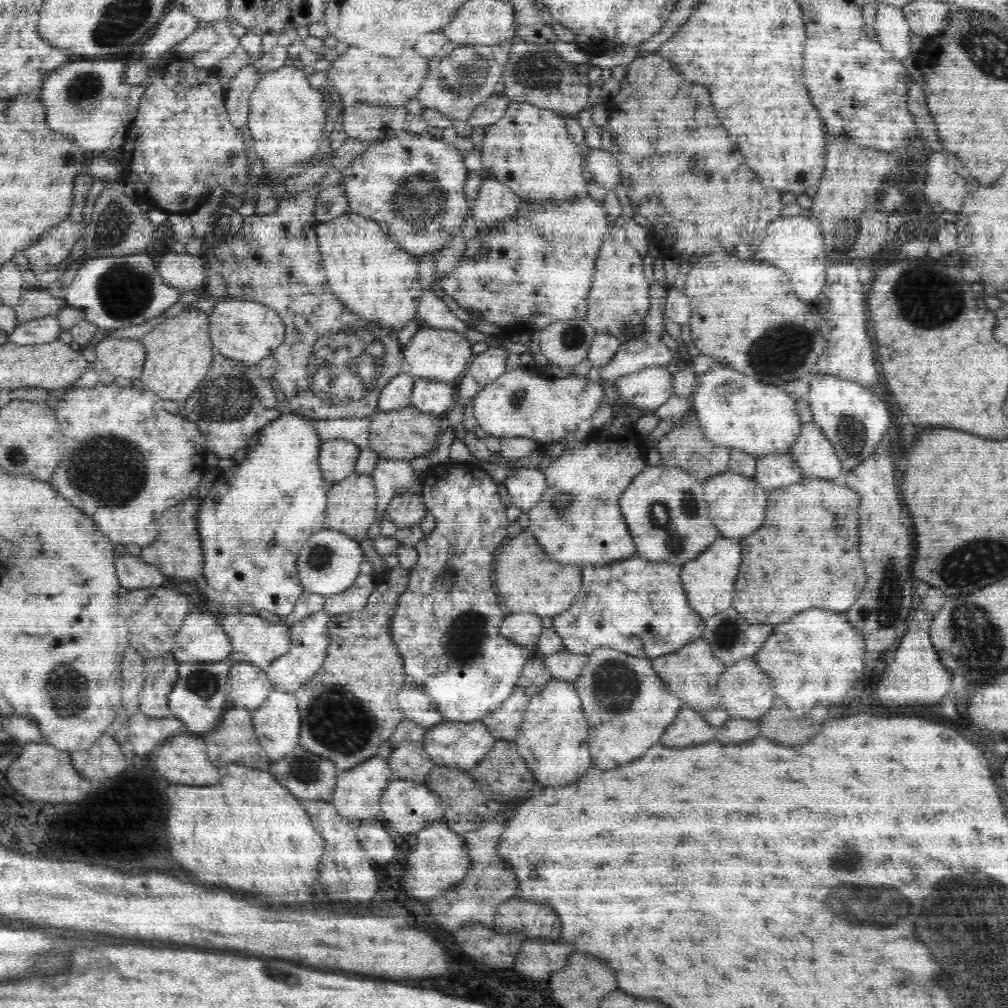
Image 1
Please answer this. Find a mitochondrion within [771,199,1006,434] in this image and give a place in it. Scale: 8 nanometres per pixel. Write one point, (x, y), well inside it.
(926, 297)

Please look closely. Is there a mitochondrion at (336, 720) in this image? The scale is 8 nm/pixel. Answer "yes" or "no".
yes

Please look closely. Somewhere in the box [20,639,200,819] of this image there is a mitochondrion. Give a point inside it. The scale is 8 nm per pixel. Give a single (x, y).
(66, 688)

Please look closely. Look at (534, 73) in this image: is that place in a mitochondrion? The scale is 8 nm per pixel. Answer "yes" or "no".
yes

